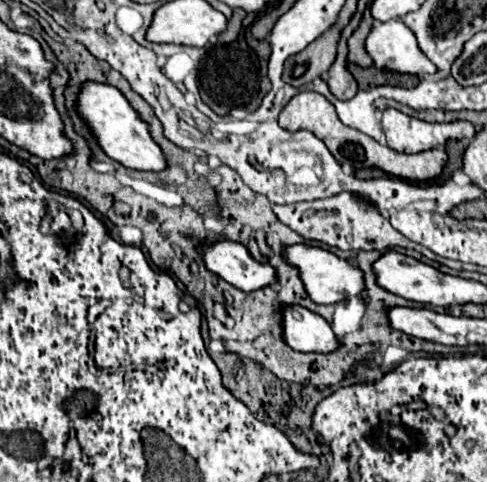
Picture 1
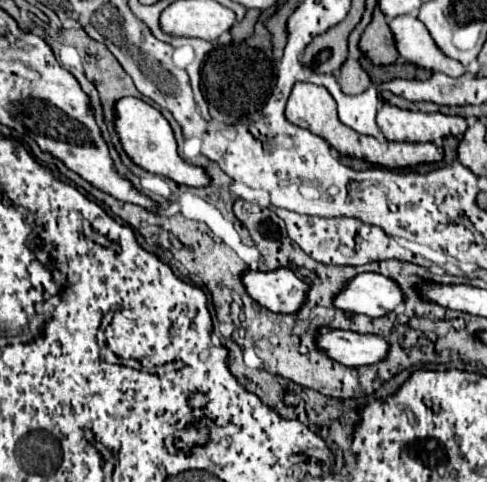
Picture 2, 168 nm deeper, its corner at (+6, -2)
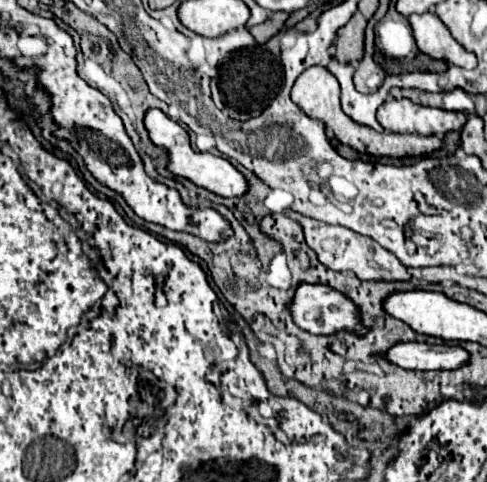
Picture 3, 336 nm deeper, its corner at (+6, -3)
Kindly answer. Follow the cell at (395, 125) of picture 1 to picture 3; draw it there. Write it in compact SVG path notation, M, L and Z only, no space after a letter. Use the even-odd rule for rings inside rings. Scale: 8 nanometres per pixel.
M390 98L378 108L378 122L392 132L418 132L422 136L434 134L444 138L450 130L462 130L466 124L466 114L420 106L408 98Z

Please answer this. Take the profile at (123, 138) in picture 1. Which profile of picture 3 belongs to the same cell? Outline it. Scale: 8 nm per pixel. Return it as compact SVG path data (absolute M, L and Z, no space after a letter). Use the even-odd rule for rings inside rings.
M148 110L146 114L146 128L148 128L148 134L150 134L150 140L156 144L156 146L164 146L168 152L170 152L170 162L168 162L168 168L174 176L184 176L188 180L192 180L196 186L202 186L218 196L224 196L224 198L234 198L234 196L244 196L246 190L248 190L248 182L246 178L242 176L242 172L238 172L226 158L222 156L214 156L210 152L196 152L192 146L190 146L190 136L188 132L174 120L170 120L162 110Z

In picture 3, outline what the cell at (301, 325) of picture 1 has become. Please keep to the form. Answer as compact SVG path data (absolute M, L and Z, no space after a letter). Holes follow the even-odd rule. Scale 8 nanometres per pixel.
M406 342L386 352L386 358L408 370L456 370L468 364L470 354L462 346Z

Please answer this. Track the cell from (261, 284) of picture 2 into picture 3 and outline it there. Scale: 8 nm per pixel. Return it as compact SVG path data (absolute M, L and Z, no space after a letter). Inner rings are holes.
M300 284L296 288L294 302L290 304L290 310L292 310L294 322L310 334L332 336L338 332L350 332L350 334L362 338L370 330L368 326L364 326L358 306L352 300L348 300L344 294L340 294L334 288L324 286L324 284Z

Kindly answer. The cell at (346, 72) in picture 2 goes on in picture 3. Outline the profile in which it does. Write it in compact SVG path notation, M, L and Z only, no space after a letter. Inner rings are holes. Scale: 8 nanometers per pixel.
M366 38L366 50L364 50L364 58L360 60L356 72L354 72L354 86L368 94L368 92L376 92L382 82L384 82L384 76L386 72L374 62L374 40L372 38Z

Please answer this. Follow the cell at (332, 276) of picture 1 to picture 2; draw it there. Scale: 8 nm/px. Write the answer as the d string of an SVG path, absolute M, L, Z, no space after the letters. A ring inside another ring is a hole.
M358 273L334 295L334 307L348 313L382 317L402 303L402 293L392 279L378 273Z

